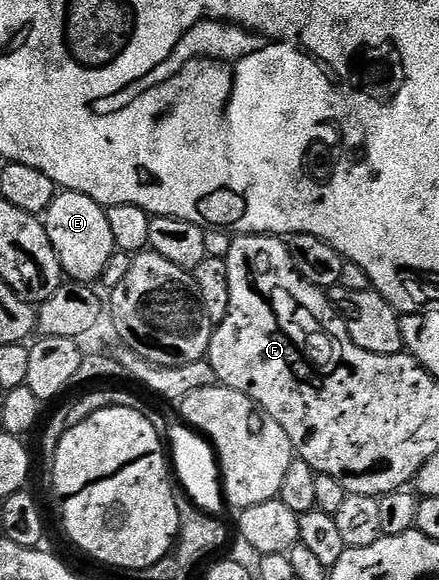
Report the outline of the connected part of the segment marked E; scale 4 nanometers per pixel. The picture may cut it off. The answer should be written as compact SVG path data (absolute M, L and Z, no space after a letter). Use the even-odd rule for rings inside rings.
M59 190L52 205L48 205L44 222L48 241L52 241L58 254L63 276L75 283L97 284L116 250L106 208L92 201L92 197L84 197L84 193Z

